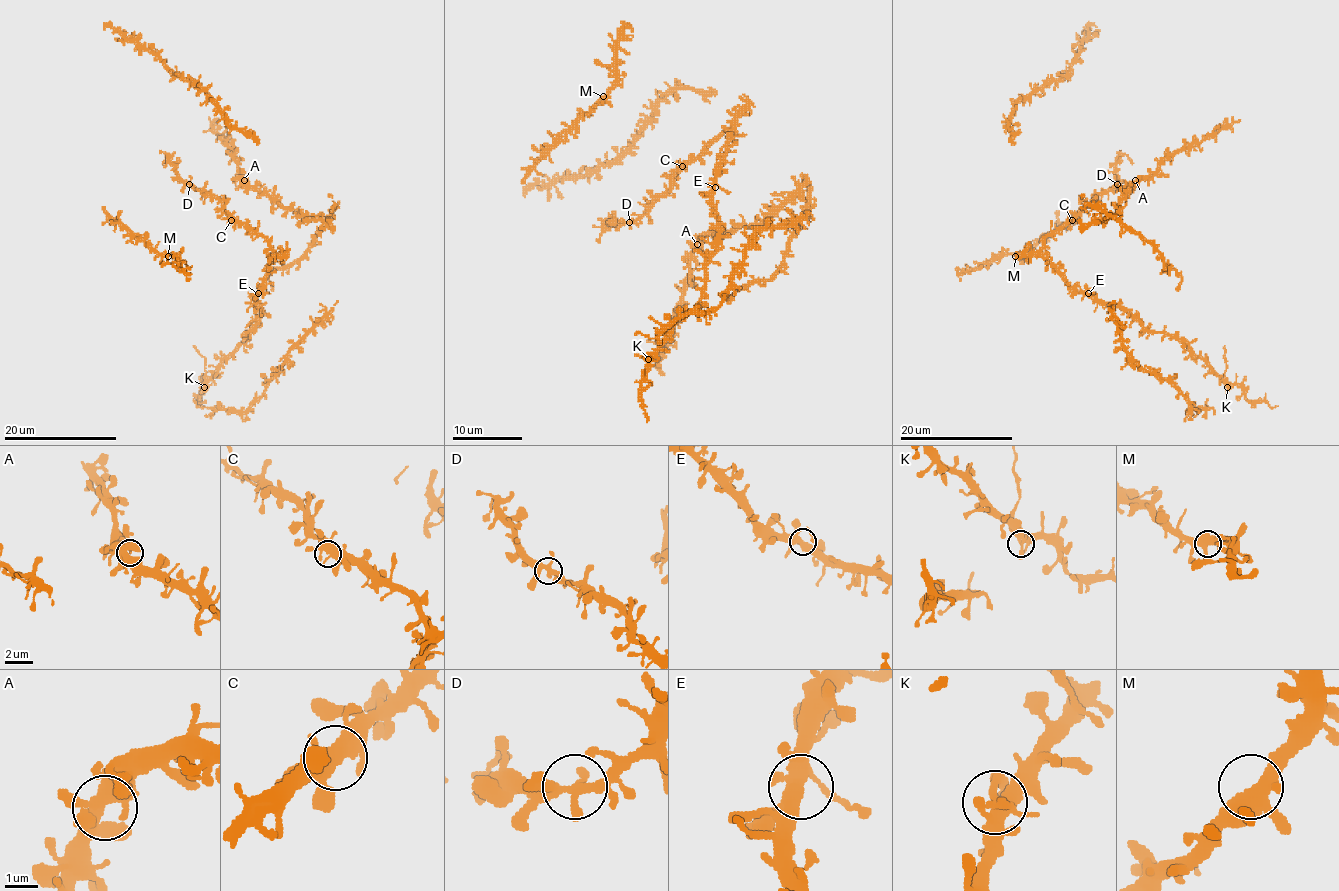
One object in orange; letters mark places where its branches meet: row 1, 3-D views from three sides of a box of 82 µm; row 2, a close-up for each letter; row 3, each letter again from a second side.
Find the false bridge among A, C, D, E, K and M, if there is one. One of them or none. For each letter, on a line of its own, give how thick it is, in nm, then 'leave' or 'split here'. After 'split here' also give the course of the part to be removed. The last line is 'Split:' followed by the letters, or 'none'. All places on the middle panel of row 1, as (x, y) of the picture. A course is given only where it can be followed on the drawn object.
A: 400 nm thick; leave
C: 420 nm thick; leave
D: 320 nm thick; leave
E: 440 nm thick; leave
K: 360 nm thick; split here; foreign part runs (648, 359), (648, 354), (648, 357), (635, 356)
M: 440 nm thick; leave
Split: K

